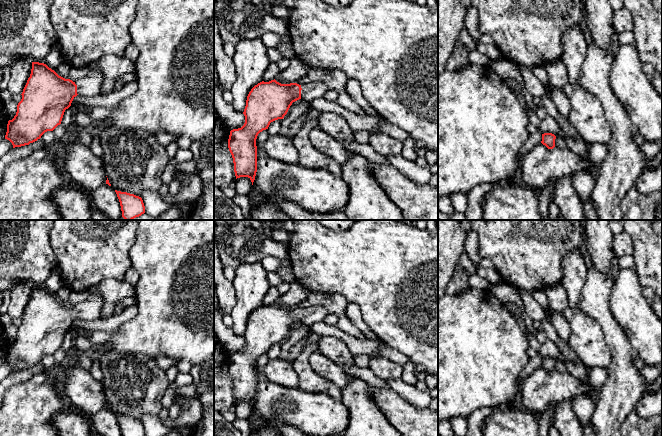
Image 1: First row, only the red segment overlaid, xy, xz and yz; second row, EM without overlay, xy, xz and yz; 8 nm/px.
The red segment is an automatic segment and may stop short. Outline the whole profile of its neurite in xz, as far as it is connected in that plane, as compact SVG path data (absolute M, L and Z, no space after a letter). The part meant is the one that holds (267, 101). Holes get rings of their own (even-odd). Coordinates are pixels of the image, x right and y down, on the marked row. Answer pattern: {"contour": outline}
{"contour": "M275 79L269 82L260 82L249 92L244 109L245 123L241 128L230 131L228 148L233 158L236 179L248 177L253 185L257 172L256 139L260 132L268 129L271 122L283 119L293 102L303 99L311 102L322 98L329 90L325 82L310 82L299 85L297 83L281 84Z"}

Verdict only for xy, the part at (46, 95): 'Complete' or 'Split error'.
Split error

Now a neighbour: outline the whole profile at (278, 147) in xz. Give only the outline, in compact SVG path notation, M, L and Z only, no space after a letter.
M270 135L265 142L264 151L270 158L281 163L298 165L299 153L289 137Z

